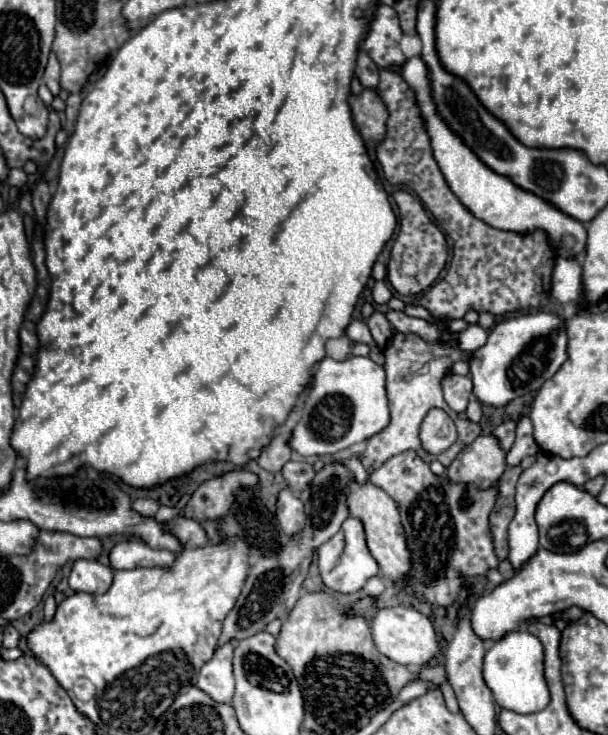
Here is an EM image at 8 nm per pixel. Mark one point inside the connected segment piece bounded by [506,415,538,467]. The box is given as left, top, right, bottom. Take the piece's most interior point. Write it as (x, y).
(524, 445)

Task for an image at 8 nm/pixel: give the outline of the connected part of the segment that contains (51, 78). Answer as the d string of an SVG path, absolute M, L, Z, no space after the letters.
M50 53L50 59L48 59L48 65L46 65L42 79L44 79L46 87L50 89L50 93L54 97L58 97L58 93L60 93L60 83L58 83L60 81L60 65L58 65L58 59L54 53Z

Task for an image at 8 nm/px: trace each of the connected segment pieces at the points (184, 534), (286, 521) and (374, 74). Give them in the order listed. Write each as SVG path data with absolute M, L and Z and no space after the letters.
M178 515L176 519L172 519L172 525L170 525L170 531L180 537L180 541L186 545L186 547L204 547L208 545L208 535L204 531L204 527L192 519L184 519L182 515Z
M290 489L280 491L280 497L278 497L278 521L280 521L282 531L286 535L290 535L290 537L298 535L304 529L304 523L306 523L304 503L300 503L300 499Z
M360 51L360 55L358 55L356 77L362 83L362 87L366 87L366 89L376 89L378 87L378 71L376 71L376 65L372 63L372 59L368 59L368 55L364 51Z

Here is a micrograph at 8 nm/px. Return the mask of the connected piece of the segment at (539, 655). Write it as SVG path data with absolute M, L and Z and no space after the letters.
M510 631L502 639L490 643L484 657L484 679L502 709L536 713L550 703L550 693L544 679L544 647L540 639L528 631Z

